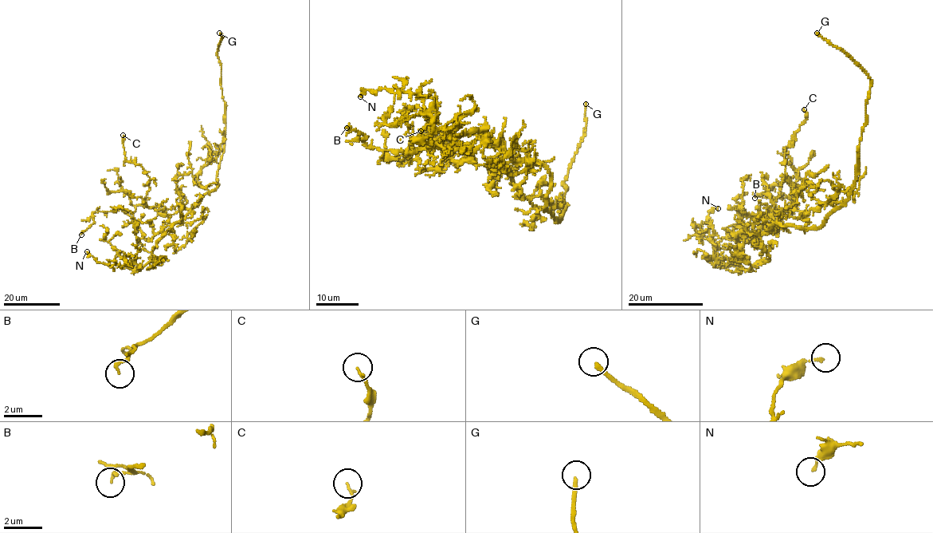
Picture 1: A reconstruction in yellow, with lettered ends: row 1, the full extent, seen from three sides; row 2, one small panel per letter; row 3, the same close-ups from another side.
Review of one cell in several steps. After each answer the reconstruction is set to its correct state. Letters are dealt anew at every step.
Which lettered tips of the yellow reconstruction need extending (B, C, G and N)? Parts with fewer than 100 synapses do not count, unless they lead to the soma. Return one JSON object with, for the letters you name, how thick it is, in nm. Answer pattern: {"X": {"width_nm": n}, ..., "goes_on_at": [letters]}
{"G": {"width_nm": 200}, "goes_on_at": ["G"]}

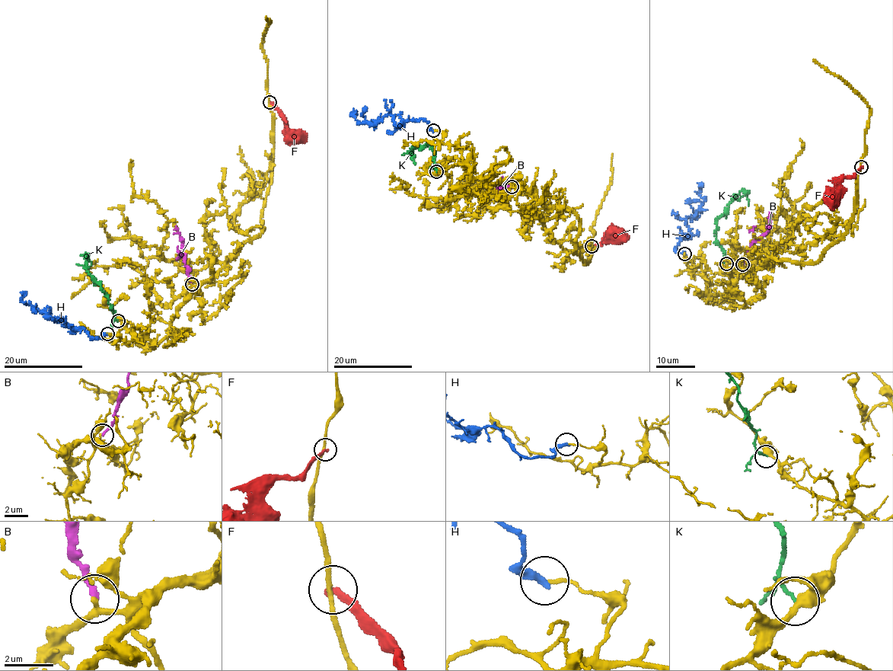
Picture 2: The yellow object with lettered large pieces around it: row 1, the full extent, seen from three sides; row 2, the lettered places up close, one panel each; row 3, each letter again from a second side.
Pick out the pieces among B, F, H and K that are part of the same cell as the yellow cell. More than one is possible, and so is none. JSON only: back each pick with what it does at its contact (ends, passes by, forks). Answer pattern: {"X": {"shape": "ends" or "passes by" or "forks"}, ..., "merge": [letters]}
{"K": {"shape": "ends"}, "merge": ["K"]}

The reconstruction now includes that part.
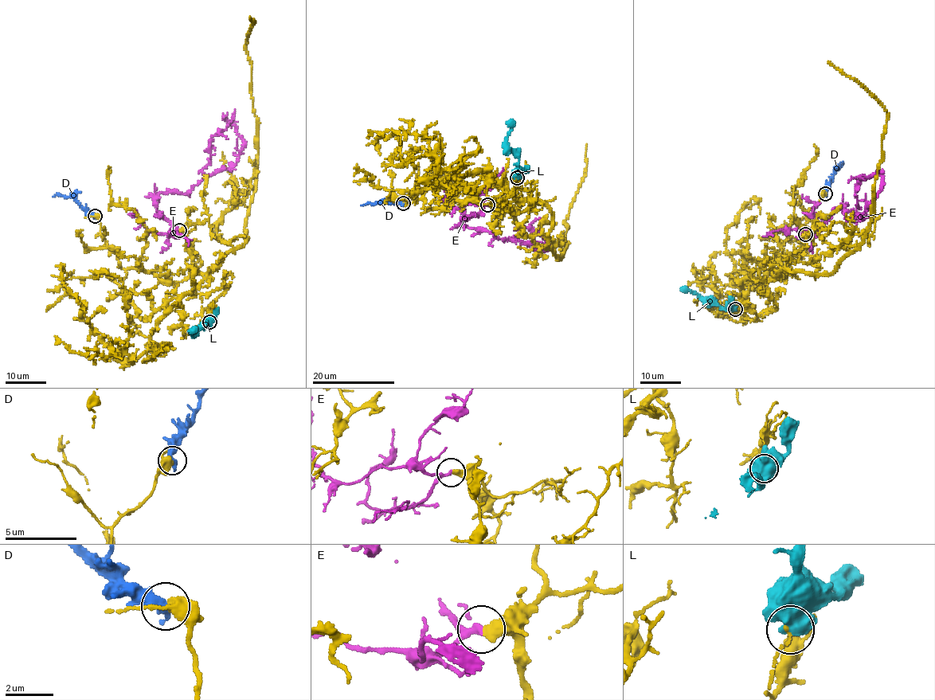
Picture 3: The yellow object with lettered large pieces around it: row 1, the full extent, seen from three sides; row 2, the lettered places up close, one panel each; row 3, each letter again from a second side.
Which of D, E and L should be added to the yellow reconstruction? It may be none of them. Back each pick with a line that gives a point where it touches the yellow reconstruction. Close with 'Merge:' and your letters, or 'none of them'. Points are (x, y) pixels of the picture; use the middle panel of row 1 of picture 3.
E: contact (487, 205)
Merge: E

